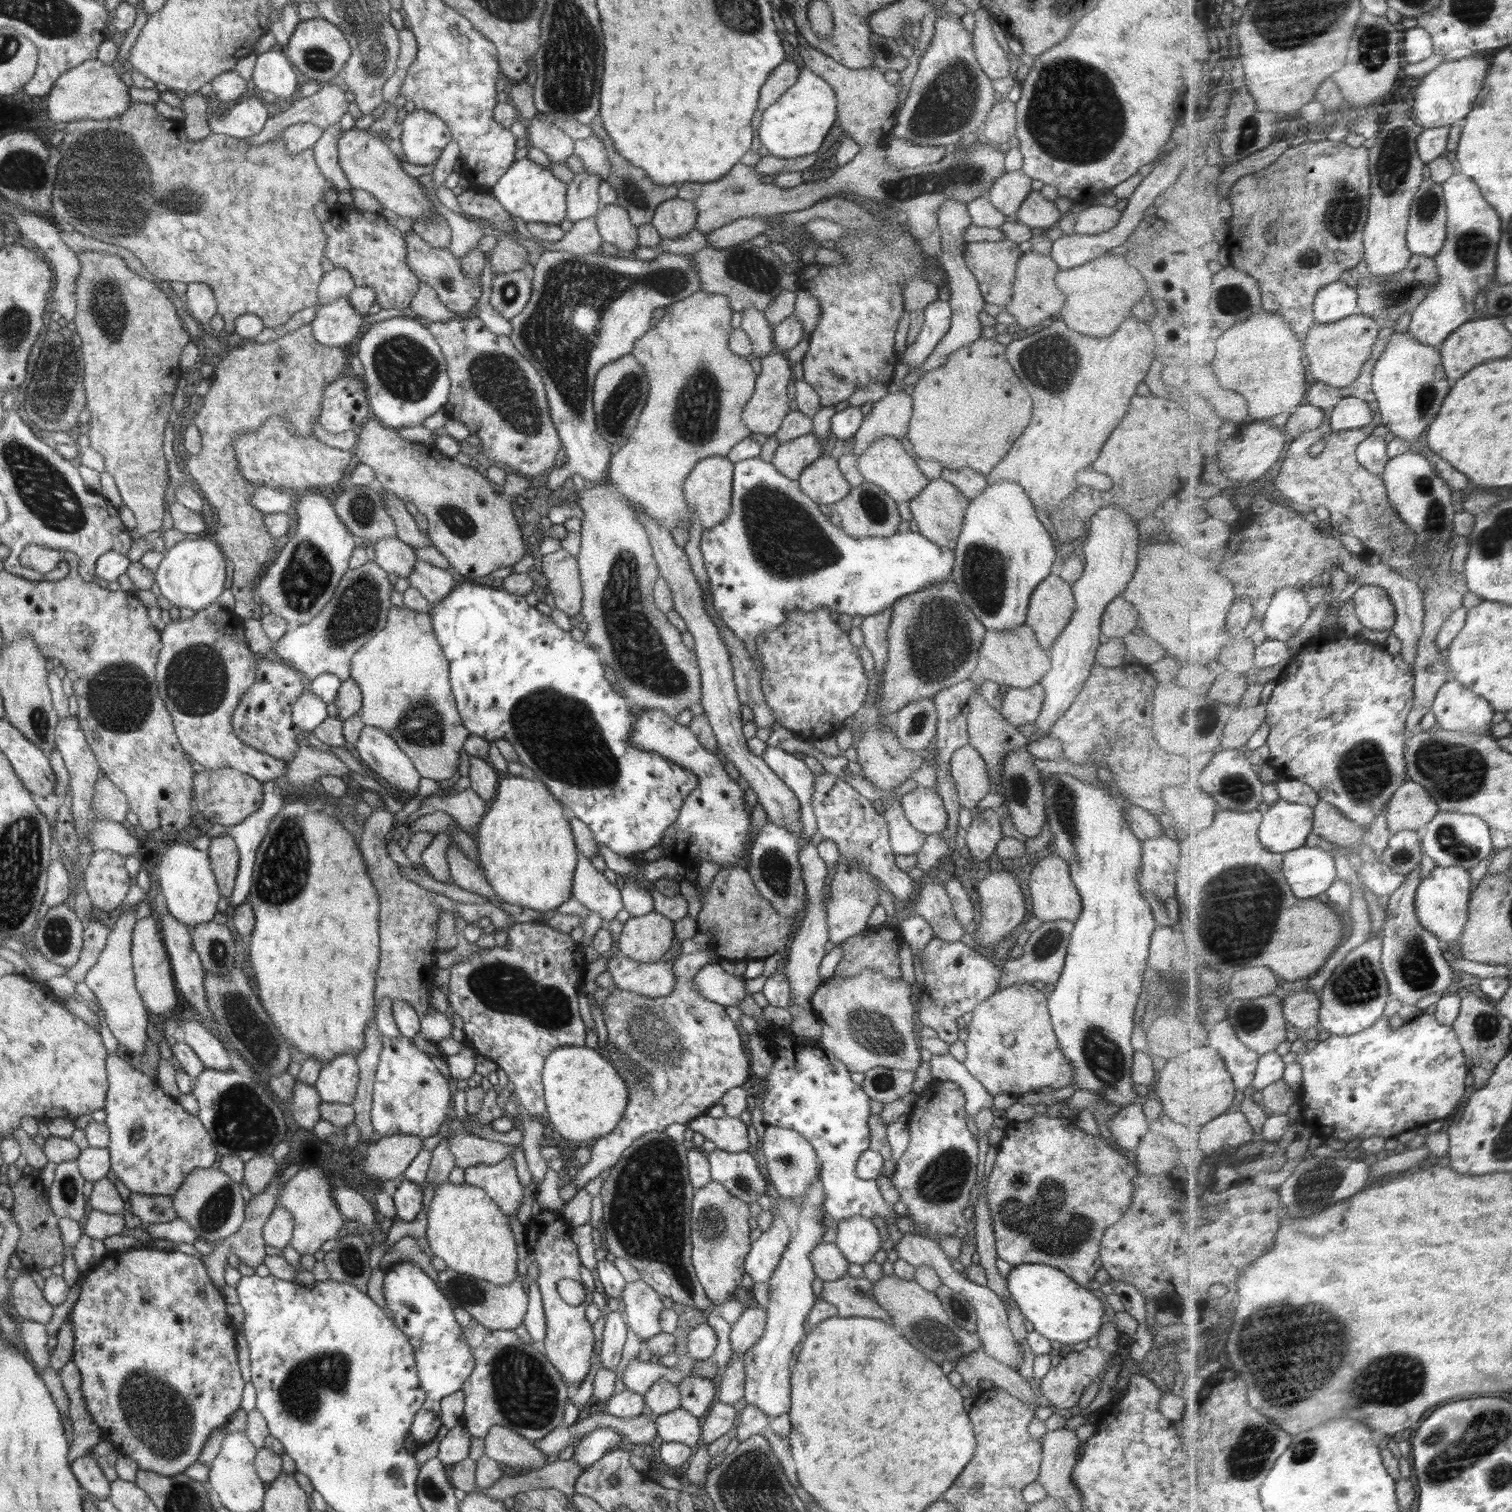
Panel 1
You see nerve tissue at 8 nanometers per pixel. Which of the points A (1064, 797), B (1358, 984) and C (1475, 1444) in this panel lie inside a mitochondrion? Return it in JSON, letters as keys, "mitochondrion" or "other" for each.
{"A":"mitochondrion","B":"mitochondrion","C":"mitochondrion"}

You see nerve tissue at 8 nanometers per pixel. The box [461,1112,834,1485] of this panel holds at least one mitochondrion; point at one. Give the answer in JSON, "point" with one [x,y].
{"point":[646,1218]}

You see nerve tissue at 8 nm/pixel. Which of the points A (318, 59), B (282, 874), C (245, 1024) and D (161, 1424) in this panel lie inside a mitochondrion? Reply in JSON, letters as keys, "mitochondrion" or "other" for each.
{"A":"mitochondrion","B":"mitochondrion","C":"mitochondrion","D":"mitochondrion"}

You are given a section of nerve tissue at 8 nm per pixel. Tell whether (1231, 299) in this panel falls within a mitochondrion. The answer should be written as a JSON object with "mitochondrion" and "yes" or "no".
{"mitochondrion":"yes"}

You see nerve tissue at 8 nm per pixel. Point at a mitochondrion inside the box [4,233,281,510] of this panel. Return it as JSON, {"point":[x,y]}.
{"point":[59,385]}

